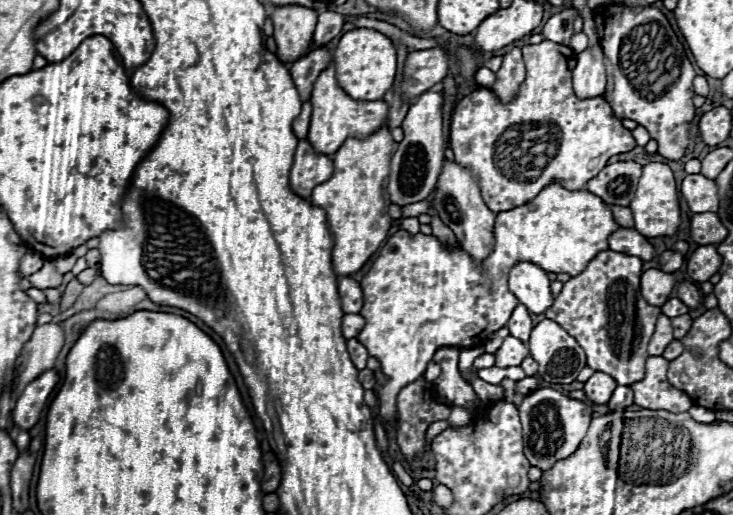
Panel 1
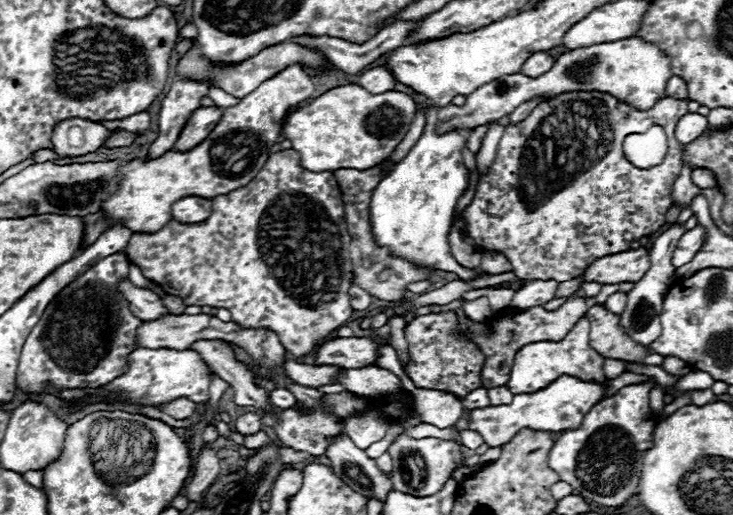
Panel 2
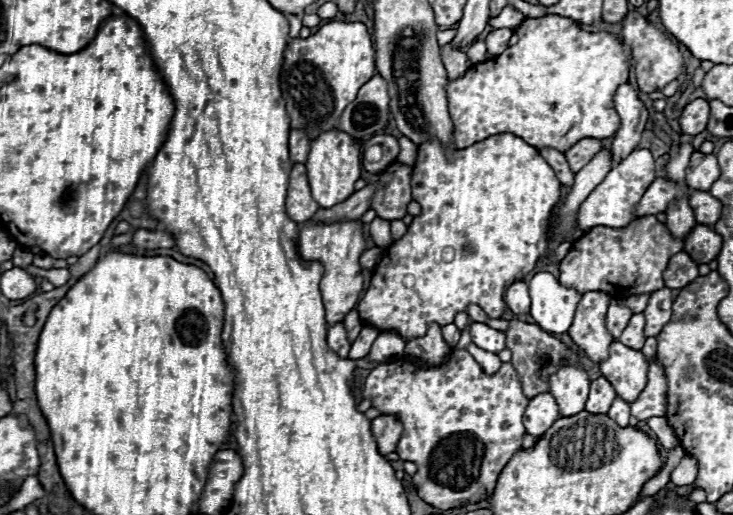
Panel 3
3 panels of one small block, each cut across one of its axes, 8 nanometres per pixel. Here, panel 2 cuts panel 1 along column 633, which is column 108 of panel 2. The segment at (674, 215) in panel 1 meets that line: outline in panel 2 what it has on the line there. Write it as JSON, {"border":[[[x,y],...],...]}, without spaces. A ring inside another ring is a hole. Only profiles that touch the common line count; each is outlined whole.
{"border":[[[300,64],[288,66],[278,76],[266,80],[266,84],[250,92],[250,96],[244,96],[236,106],[226,108],[214,132],[210,132],[210,136],[202,144],[198,144],[198,148],[192,148],[184,154],[172,150],[152,162],[128,162],[122,168],[126,180],[122,182],[120,190],[102,204],[102,210],[112,216],[112,224],[122,220],[132,232],[156,232],[172,220],[174,202],[186,196],[216,198],[246,186],[256,178],[256,174],[270,158],[270,154],[264,152],[268,152],[270,146],[280,140],[284,124],[282,118],[286,118],[288,112],[312,98],[312,94],[314,84],[306,70]]]}

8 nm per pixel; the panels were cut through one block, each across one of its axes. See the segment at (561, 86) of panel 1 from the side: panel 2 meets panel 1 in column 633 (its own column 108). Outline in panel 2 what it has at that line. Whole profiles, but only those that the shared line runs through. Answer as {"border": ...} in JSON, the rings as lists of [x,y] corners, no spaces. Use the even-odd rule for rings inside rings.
{"border":[[[116,130],[112,136],[106,138],[106,142],[102,146],[104,148],[124,148],[124,146],[130,146],[136,138],[138,138],[138,134],[124,132],[124,130]]]}

